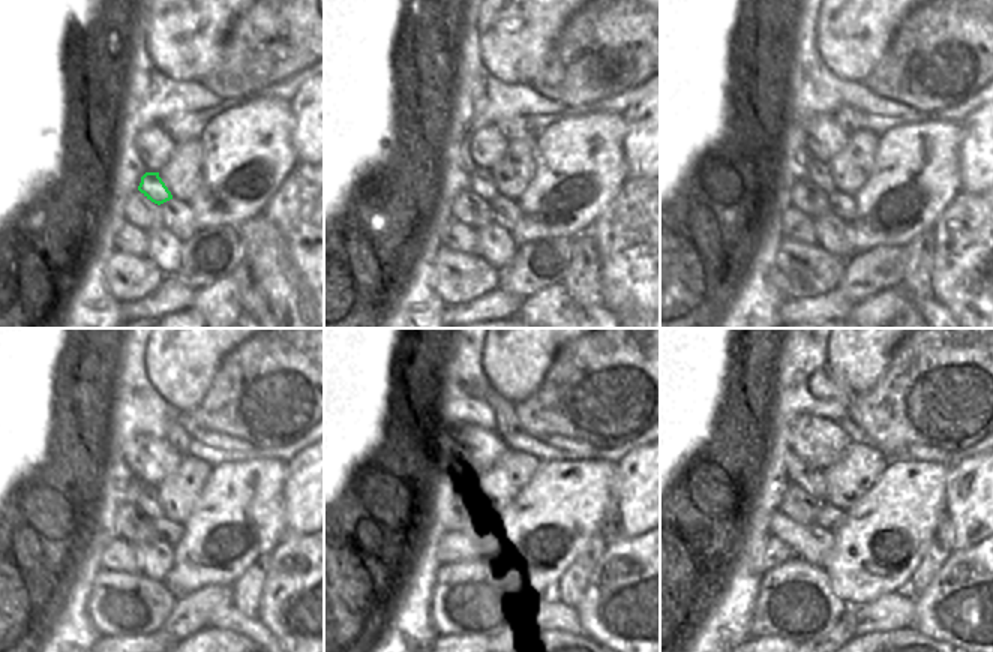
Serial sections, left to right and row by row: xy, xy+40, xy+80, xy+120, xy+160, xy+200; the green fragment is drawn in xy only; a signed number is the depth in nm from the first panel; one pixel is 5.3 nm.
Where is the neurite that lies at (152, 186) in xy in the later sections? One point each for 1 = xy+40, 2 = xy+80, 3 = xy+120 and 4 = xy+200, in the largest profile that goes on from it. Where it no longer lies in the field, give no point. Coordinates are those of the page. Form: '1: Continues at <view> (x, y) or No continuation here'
1: Continues at xy+40 (482, 183)
2: Continues at xy+80 (819, 174)
3: Continues at xy+120 (146, 498)
4: Continues at xy+200 (812, 480)

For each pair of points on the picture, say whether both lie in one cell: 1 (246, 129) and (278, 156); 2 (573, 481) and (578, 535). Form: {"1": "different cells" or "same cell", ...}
{"1": "same cell", "2": "same cell"}

